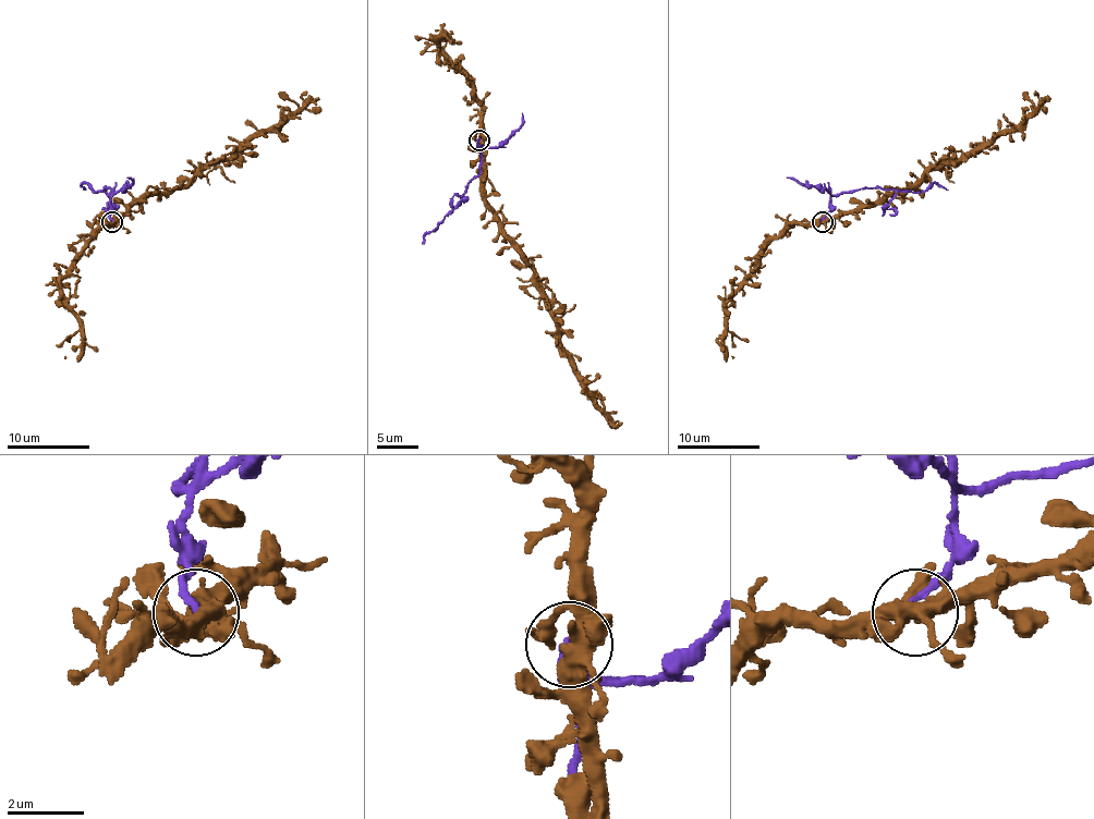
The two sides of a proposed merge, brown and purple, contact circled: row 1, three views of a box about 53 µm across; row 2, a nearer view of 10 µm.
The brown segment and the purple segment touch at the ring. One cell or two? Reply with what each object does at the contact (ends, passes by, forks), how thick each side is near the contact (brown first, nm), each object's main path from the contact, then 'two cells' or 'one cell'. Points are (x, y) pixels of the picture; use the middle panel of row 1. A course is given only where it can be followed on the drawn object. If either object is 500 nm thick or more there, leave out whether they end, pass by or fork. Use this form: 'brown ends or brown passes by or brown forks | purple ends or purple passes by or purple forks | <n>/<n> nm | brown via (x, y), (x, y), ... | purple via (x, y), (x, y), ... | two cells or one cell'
brown forks | purple ends | 400/150 nm | brown via (478, 139), (486, 207), (534, 271), (556, 322), (560, 349), (584, 392), (604, 408), (596, 390) | purple via (478, 139), (481, 147), (484, 147), (478, 174), (468, 184), (463, 198), (422, 244) | two cells

